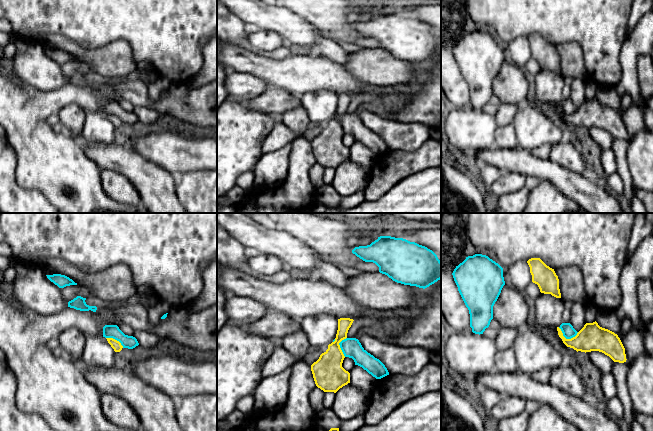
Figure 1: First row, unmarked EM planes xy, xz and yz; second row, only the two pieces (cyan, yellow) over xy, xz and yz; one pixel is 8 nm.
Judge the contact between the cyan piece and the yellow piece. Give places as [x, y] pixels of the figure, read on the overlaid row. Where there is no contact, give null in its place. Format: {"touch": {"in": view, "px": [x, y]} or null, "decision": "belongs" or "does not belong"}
{"touch": {"in": "yz", "px": [567, 338]}, "decision": "does not belong"}

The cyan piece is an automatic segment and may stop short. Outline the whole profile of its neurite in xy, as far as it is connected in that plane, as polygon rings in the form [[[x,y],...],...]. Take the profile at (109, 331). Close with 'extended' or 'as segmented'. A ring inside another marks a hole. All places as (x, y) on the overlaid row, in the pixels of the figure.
[[[105,325],[103,327],[103,337],[119,341],[123,348],[133,349],[139,345],[135,337],[125,335],[117,325]]]; as segmented

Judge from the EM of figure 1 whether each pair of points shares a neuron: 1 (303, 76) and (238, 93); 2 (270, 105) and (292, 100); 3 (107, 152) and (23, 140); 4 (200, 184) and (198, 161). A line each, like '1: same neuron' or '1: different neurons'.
1: different neurons
2: same neuron
3: different neurons
4: different neurons

